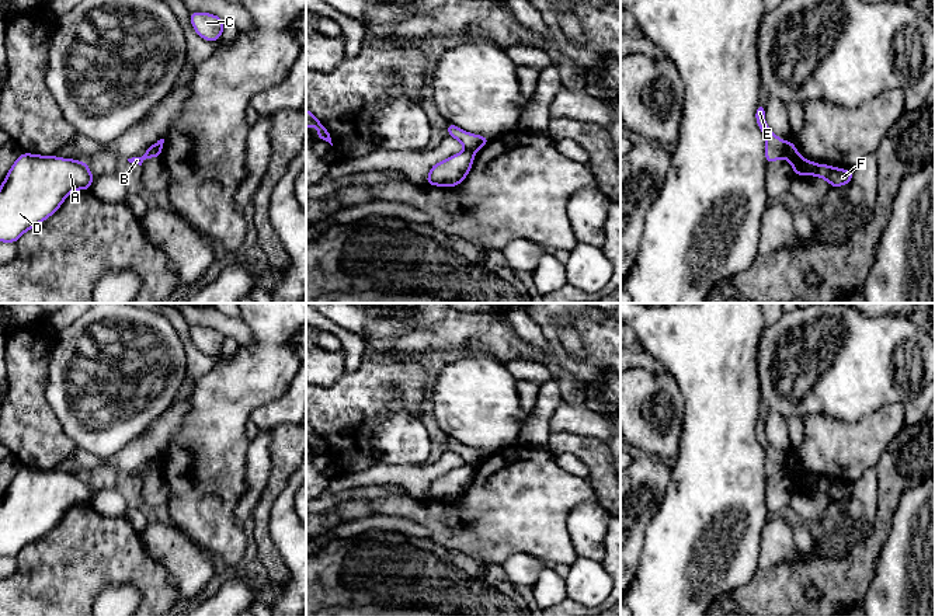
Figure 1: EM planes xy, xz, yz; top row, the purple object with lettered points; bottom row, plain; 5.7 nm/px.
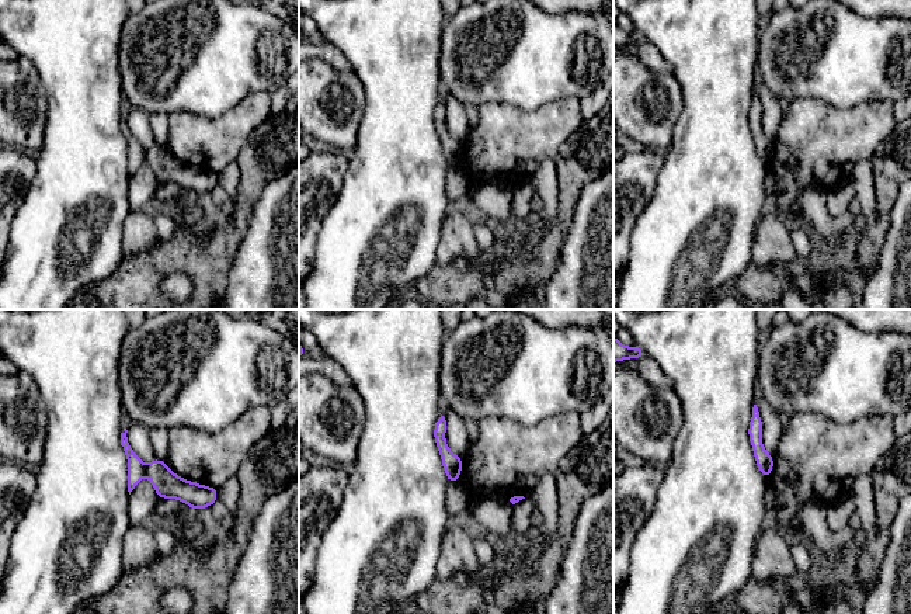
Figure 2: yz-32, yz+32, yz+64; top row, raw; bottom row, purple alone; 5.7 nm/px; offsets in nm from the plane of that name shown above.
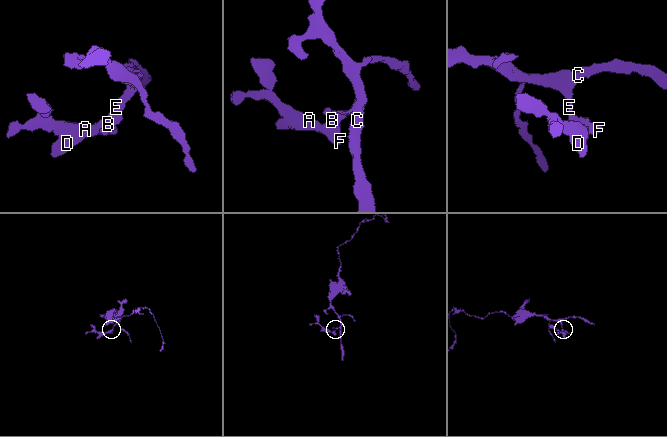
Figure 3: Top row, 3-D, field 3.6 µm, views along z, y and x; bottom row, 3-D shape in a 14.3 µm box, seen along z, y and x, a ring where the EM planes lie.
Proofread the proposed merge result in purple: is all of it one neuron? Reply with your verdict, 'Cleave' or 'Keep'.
Cleave

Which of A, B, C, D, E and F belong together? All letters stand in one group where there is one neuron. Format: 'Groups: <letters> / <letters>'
Groups: A B D F / C E

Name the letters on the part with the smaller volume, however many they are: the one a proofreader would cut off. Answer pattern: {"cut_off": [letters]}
{"cut_off": ["A", "B", "D", "F"]}

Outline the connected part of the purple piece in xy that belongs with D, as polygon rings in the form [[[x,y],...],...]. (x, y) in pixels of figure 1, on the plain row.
[[[21,467],[0,500],[0,556],[17,557],[25,546],[52,530],[70,507],[90,505],[93,494],[86,476]]]

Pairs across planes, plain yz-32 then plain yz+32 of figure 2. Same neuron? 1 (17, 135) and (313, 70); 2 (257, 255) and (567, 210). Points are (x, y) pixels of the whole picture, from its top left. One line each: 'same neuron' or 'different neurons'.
1: same neuron
2: different neurons

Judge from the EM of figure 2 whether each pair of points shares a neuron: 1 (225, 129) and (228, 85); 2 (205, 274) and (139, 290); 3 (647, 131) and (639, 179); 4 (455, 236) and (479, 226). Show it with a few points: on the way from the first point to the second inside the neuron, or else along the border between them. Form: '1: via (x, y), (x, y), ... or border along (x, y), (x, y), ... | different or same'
1: border along (254, 92), (218, 117), (194, 114) | different
2: via (188, 264), (164, 264), (156, 273) | same
3: border along (646, 146), (654, 149) | different
4: border along (472, 215), (472, 231), (482, 253) | different

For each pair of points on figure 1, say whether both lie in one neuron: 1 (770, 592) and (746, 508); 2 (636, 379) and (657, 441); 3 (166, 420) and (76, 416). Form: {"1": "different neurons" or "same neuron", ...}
{"1": "different neurons", "2": "same neuron", "3": "different neurons"}

